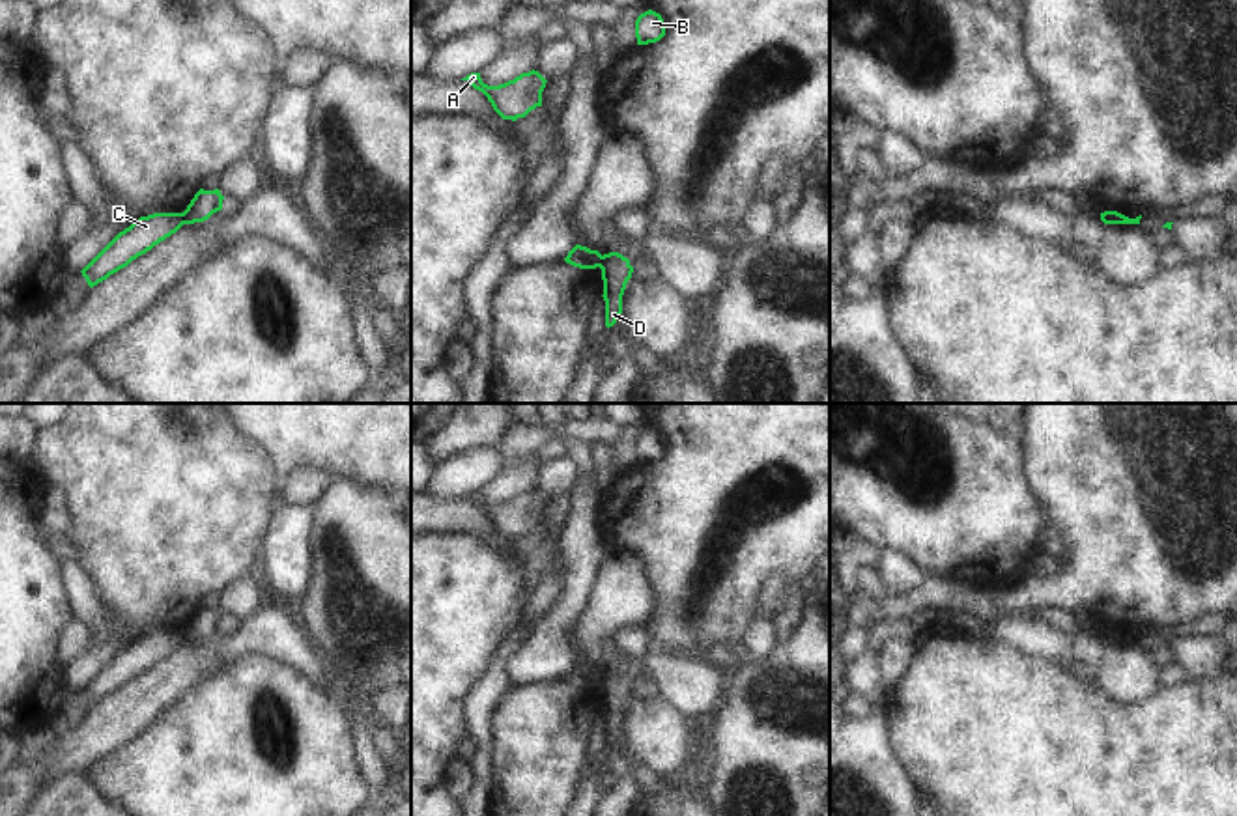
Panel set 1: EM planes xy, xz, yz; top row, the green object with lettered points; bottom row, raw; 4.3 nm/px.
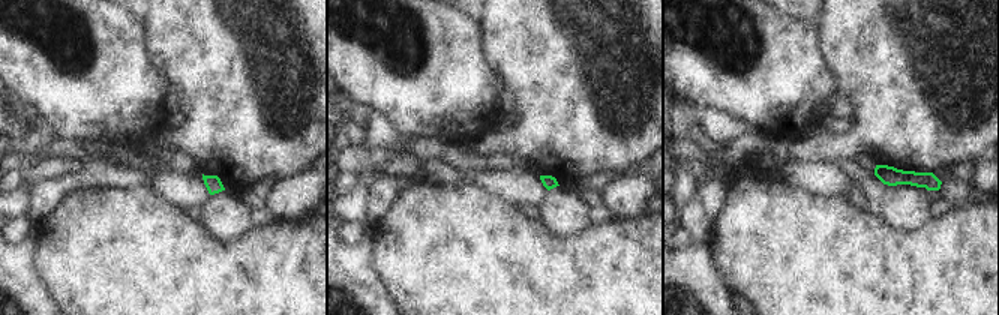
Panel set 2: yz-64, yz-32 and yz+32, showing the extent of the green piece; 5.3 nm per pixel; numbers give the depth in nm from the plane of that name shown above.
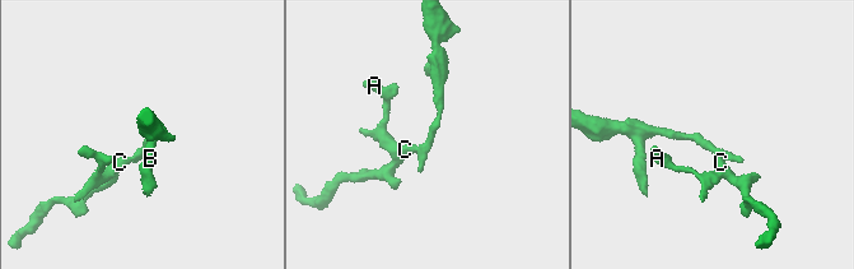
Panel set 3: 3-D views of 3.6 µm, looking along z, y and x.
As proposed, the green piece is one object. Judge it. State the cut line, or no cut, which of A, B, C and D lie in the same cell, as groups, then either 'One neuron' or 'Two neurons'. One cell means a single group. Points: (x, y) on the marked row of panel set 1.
Split along xz (602, 256), (600, 267). Groups: A C / B D. Two neurons.

